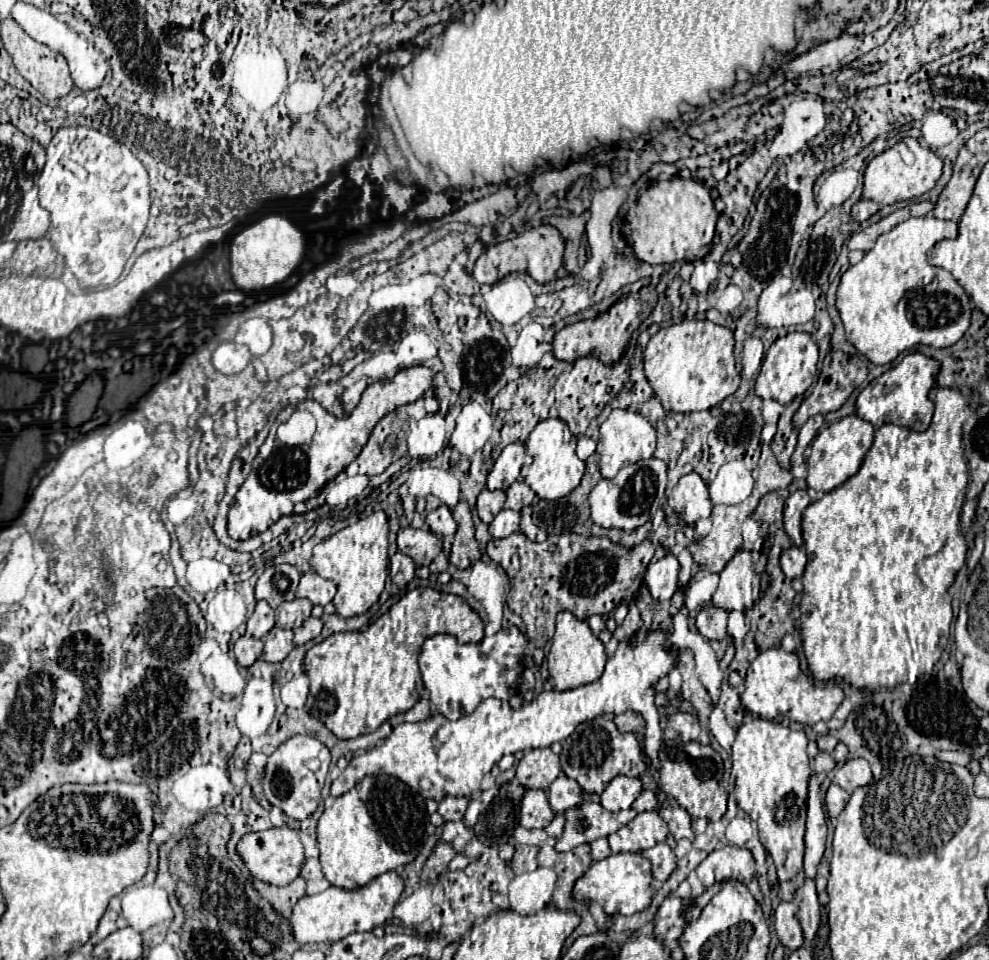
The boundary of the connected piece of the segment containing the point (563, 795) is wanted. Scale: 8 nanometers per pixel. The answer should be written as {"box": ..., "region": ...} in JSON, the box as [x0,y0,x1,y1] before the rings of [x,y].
{"box":[547,774,583,814],"region":[[[565,774],[557,776],[557,780],[549,786],[547,790],[547,796],[549,796],[549,804],[551,808],[561,814],[565,812],[567,808],[573,808],[581,802],[583,798],[583,790],[579,788],[579,784],[573,780],[573,778],[567,778]]]}

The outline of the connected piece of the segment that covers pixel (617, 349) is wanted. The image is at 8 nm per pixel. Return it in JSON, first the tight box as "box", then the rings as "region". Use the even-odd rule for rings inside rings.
{"box":[551,294,645,366],"region":[[[633,294],[623,296],[605,314],[601,314],[593,320],[581,320],[581,322],[569,324],[563,330],[559,330],[551,340],[553,354],[565,362],[575,362],[577,358],[591,354],[591,356],[599,358],[605,366],[611,366],[623,356],[631,334],[639,328],[643,318],[645,318],[645,310],[643,310],[641,300],[637,300]]]}

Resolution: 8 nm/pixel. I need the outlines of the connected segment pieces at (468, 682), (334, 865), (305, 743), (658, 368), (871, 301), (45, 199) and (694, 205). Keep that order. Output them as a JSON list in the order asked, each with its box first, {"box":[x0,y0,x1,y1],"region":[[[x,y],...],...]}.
[{"box":[419,626,527,720],"region":[[[507,626],[501,628],[495,636],[485,636],[481,642],[467,642],[461,644],[453,634],[435,634],[429,636],[419,654],[419,668],[421,668],[421,678],[425,688],[429,690],[429,700],[435,706],[439,714],[443,714],[447,720],[457,720],[461,716],[471,714],[477,704],[485,698],[501,698],[509,700],[517,692],[517,680],[523,674],[523,656],[525,656],[525,646],[527,638],[517,626]]]},{"box":[317,776,427,888],"region":[[[365,776],[351,790],[337,796],[319,818],[317,844],[325,878],[333,886],[357,888],[383,872],[413,862],[423,848],[427,824],[425,798],[417,790],[411,790],[395,776]]]},{"box":[261,734,331,820],"region":[[[297,734],[287,738],[267,758],[265,774],[261,780],[265,798],[271,802],[271,806],[281,808],[287,816],[295,820],[305,820],[309,814],[317,810],[329,764],[331,764],[331,754],[317,738],[307,734]]]},{"box":[643,320,739,412],"region":[[[683,320],[661,328],[643,350],[645,376],[667,412],[709,410],[739,386],[733,332],[711,320]]]},{"box":[837,216,971,364],"region":[[[933,216],[909,218],[897,224],[891,232],[879,236],[875,246],[865,252],[863,260],[849,266],[849,270],[841,276],[841,284],[837,288],[837,310],[841,314],[847,340],[873,364],[889,364],[901,352],[915,348],[917,344],[945,348],[957,342],[971,320],[971,298],[959,286],[959,282],[945,272],[943,268],[935,268],[927,264],[927,250],[945,238],[957,236],[957,222],[939,220]]]},{"box":[37,126,149,288],"region":[[[85,126],[59,128],[47,146],[47,162],[41,178],[37,178],[37,186],[41,206],[51,216],[49,238],[55,250],[65,258],[69,270],[75,272],[79,286],[87,288],[89,282],[99,282],[99,286],[113,284],[121,276],[149,220],[149,176],[141,160],[131,154],[127,146],[99,130]]]},{"box":[626,176,717,266],"region":[[[679,176],[671,180],[657,180],[639,196],[635,210],[629,210],[626,215],[631,227],[633,254],[651,266],[685,260],[691,250],[711,244],[717,216],[711,194],[701,182],[683,180]]]}]

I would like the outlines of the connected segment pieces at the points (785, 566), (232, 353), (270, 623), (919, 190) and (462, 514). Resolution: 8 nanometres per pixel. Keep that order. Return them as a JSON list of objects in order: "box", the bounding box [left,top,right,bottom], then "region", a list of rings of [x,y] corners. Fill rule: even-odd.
[{"box":[779,546,807,580],"region":[[[791,546],[791,548],[783,550],[779,564],[781,564],[781,570],[785,572],[787,578],[791,578],[791,580],[801,578],[801,574],[805,572],[805,564],[807,564],[805,550],[801,546]]]},{"box":[213,342,251,374],"region":[[[221,342],[213,352],[213,366],[221,374],[237,374],[251,362],[247,346],[237,342]]]},{"box":[247,600,275,638],"region":[[[259,600],[255,612],[247,620],[247,634],[253,638],[263,638],[273,626],[275,626],[275,610],[265,600]]]},{"box":[863,138,943,206],"region":[[[903,138],[893,148],[887,148],[867,164],[863,174],[863,180],[865,180],[863,198],[875,200],[881,206],[893,204],[899,200],[919,198],[921,194],[929,192],[935,186],[935,182],[941,176],[941,168],[943,168],[943,162],[933,150],[923,148],[915,138]]]},{"box":[449,500,481,570],"region":[[[461,500],[451,512],[457,522],[457,532],[455,532],[455,540],[451,546],[449,562],[455,568],[463,570],[463,568],[469,568],[475,560],[479,560],[481,552],[479,552],[479,544],[475,540],[475,528],[473,528],[473,520],[471,520],[467,502]]]}]

